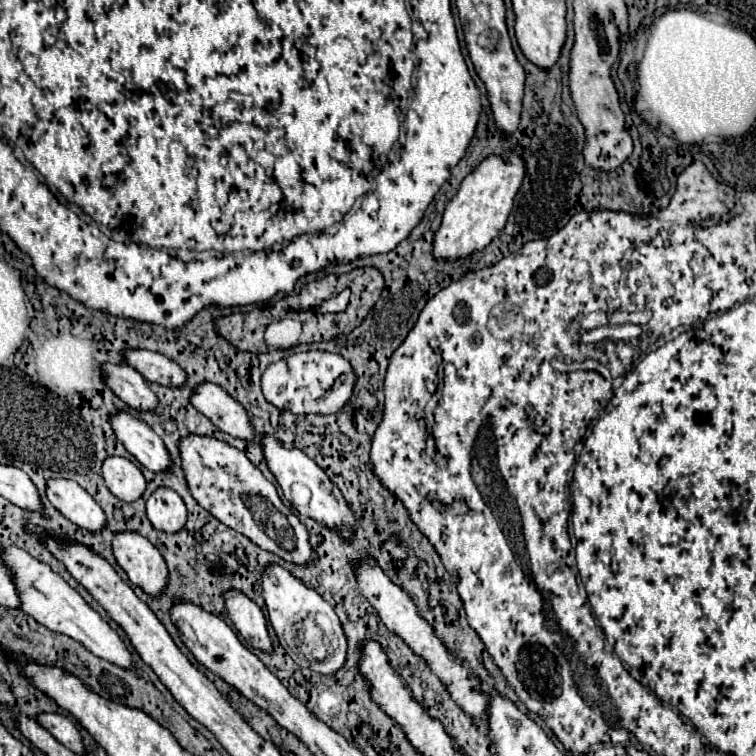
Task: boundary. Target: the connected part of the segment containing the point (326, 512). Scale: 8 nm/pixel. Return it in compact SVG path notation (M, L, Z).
M262 434L260 444L262 444L268 470L274 474L276 482L280 484L286 500L290 500L290 504L300 514L314 518L316 522L322 522L328 528L342 530L344 536L350 536L354 530L354 516L352 512L348 512L348 504L344 504L344 496L340 496L340 490L328 480L328 476L324 476L324 470L312 458L308 458L302 450L286 448L272 434Z

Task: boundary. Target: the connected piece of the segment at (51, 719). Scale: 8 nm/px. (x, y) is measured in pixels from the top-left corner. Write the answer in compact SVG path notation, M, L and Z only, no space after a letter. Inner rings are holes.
M42 712L42 714L36 716L36 722L44 730L48 730L66 748L70 748L76 754L84 754L84 744L80 744L80 732L76 730L76 726L66 716Z

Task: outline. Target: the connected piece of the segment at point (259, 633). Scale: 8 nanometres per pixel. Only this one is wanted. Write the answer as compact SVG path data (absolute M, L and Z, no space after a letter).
M226 590L224 602L230 620L234 622L236 630L246 638L246 642L264 652L272 652L272 640L266 630L266 618L258 604L254 604L240 590Z

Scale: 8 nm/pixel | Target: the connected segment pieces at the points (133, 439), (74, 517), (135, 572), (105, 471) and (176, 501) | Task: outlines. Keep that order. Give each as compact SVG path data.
M114 412L108 416L108 420L116 438L142 466L152 472L162 472L170 466L168 450L146 422L134 418L128 412Z
M64 478L48 480L46 498L62 516L66 516L70 522L74 522L90 532L98 532L106 526L104 510L74 480L64 480Z
M118 532L112 538L112 552L132 584L140 586L152 596L164 590L168 568L150 540L146 540L138 532Z
M120 456L106 458L102 464L102 478L108 490L120 500L136 500L146 490L146 480L140 468L128 458Z
M166 486L156 488L146 500L148 520L156 530L178 532L186 524L186 506L184 500Z

